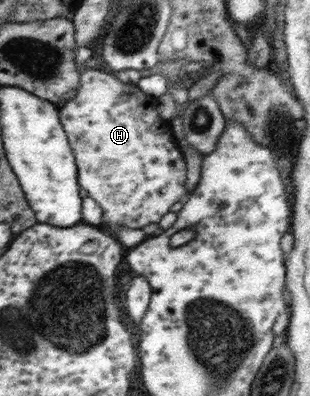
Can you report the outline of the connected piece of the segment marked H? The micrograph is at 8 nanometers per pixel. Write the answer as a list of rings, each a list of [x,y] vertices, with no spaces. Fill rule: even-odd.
[[[84,68],[75,97],[59,109],[61,125],[78,167],[78,183],[102,209],[103,223],[109,227],[135,230],[158,223],[182,196],[189,193],[185,185],[186,160],[172,134],[171,120],[158,115],[158,104],[158,98],[142,91],[137,84],[123,83],[113,73]]]

